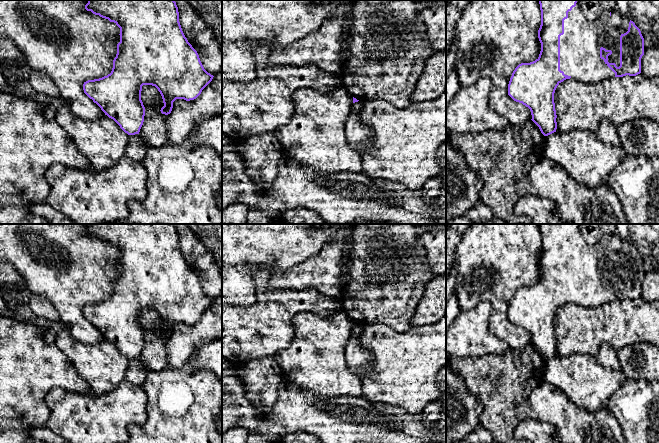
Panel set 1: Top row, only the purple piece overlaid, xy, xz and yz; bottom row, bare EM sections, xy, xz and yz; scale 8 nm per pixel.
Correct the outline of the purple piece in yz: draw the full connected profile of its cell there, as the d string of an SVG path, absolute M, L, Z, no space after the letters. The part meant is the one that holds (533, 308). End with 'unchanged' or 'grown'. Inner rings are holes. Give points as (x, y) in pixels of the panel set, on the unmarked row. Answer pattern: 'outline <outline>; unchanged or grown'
outline M539 224L539 228L539 281L515 292L508 308L508 319L530 333L531 344L544 360L548 360L557 353L554 327L557 310L570 302L596 308L613 301L640 298L644 262L635 247L620 236L607 236L601 242L590 245L581 233L580 224Z; grown

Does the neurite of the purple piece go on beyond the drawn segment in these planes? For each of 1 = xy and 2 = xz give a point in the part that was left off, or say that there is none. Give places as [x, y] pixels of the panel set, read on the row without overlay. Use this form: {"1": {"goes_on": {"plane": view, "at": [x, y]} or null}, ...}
{"1": {"goes_on": null}, "2": {"goes_on": null}}

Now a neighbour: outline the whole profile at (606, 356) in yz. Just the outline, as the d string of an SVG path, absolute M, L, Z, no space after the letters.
M603 343L595 356L597 362L604 367L621 370L617 352L615 352L608 344Z

